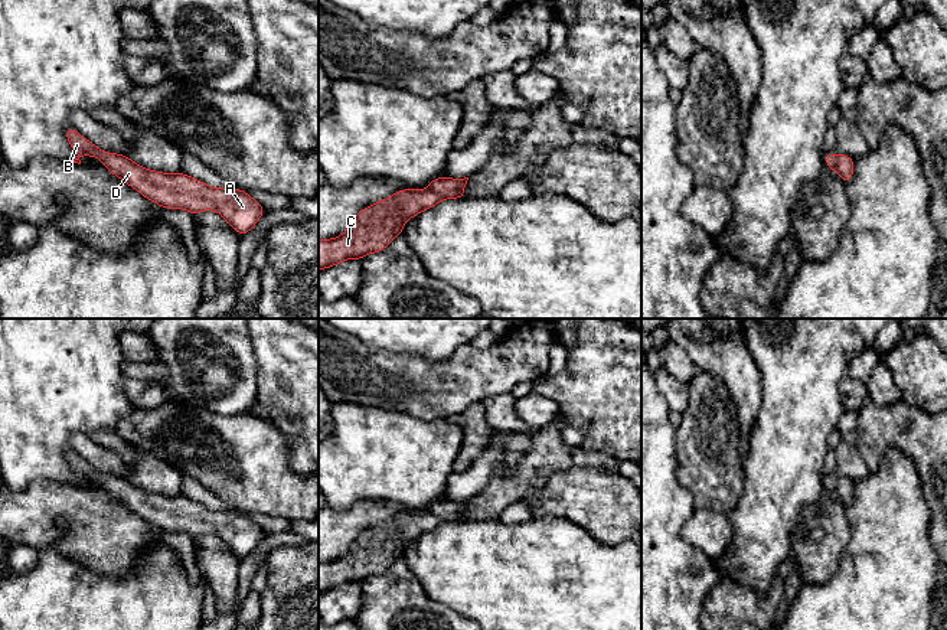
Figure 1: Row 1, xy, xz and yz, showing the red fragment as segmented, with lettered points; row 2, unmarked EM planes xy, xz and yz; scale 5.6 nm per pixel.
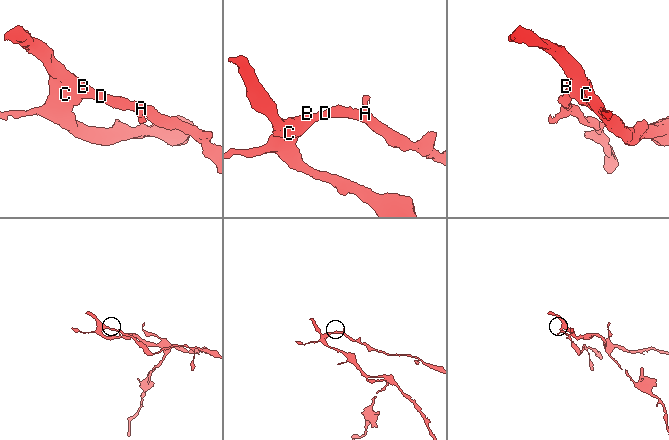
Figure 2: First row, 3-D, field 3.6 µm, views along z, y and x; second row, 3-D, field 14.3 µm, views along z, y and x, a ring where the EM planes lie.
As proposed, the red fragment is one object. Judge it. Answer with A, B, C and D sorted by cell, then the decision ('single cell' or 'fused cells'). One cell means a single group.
A B C D; single cell

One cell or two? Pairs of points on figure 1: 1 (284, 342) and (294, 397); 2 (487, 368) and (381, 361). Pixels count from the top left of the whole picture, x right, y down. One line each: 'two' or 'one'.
1: one
2: one

